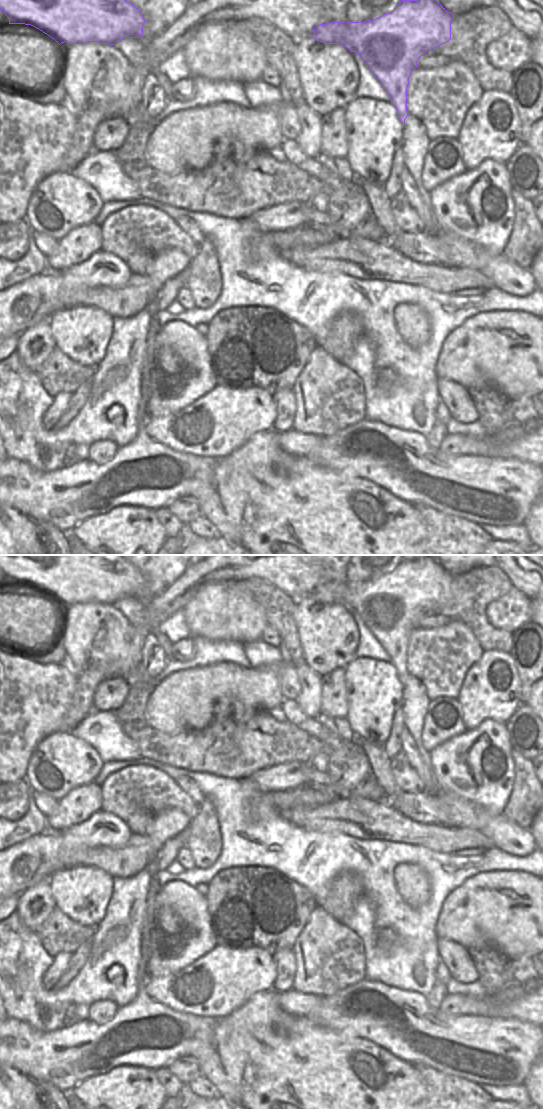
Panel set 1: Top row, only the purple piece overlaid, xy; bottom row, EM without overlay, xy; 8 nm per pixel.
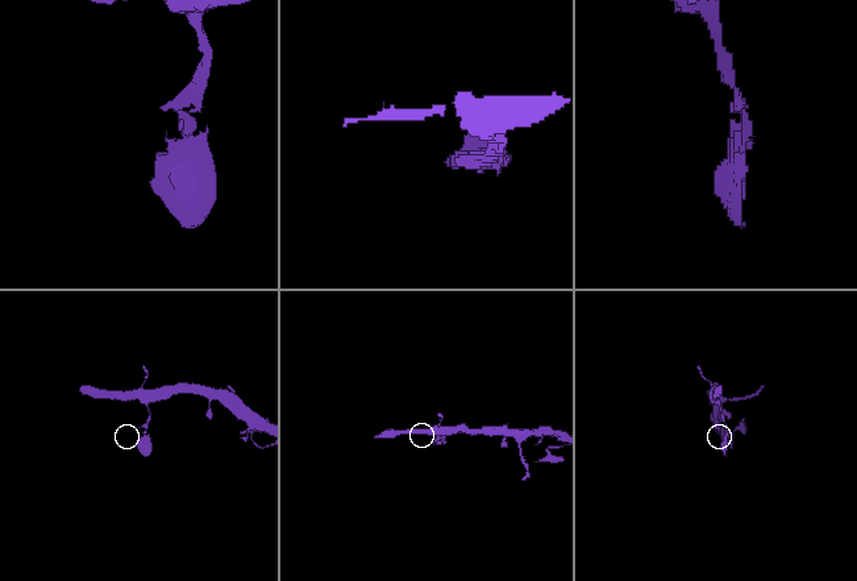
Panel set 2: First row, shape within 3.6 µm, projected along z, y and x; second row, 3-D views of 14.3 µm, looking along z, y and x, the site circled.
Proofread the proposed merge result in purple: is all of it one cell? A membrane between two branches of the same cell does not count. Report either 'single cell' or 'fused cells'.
single cell

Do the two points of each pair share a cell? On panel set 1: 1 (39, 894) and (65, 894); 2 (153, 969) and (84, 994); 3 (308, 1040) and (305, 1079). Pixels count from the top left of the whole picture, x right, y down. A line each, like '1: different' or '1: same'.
1: different
2: different
3: same

